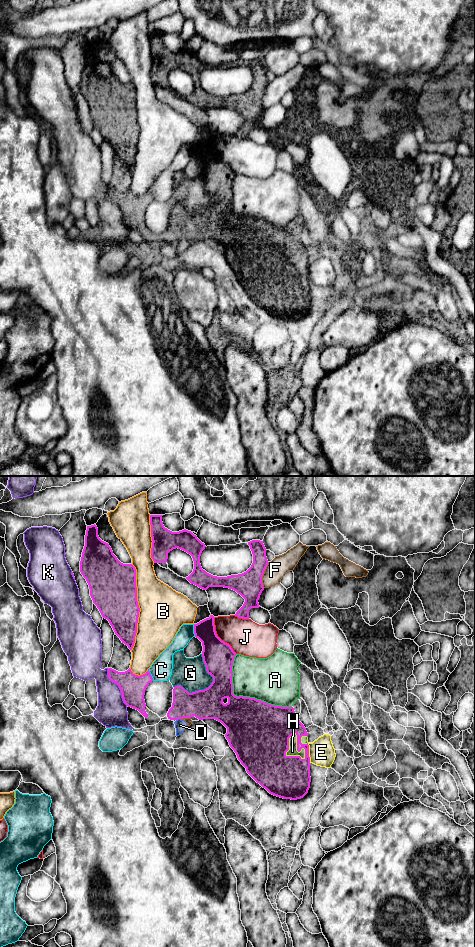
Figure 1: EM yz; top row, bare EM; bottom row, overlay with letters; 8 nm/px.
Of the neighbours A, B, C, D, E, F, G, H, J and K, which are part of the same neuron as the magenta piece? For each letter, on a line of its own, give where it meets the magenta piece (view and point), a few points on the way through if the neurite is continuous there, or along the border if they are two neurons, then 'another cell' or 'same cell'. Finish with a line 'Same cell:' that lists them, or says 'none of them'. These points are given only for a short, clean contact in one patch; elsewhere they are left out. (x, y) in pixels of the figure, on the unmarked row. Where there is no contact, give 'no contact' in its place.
A: yz (242, 216) | another cell
B: yz (138, 127) | another cell
C: yz (194, 150) | another cell
D: yz (177, 239) | along yz (179, 238), (176, 240) | another cell
E: yz (308, 272) | along yz (307, 263), (310, 281) | another cell
F: yz (262, 95) | another cell
G: yz (208, 207) | another cell
H: yz (297, 270) | same cell
J: yz (217, 156) | another cell
K: yz (118, 205) | another cell
Same cell: H

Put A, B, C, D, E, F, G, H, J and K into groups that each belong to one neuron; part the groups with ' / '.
A / B / C / D / E / F / G / H / J / K

